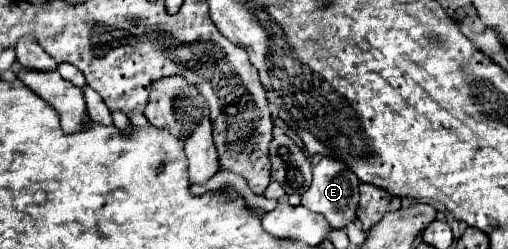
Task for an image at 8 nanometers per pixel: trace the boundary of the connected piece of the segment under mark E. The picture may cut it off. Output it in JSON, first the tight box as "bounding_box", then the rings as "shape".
{"bounding_box":[301,157,359,229],"shape":[[[321,157],[321,161],[313,167],[311,187],[301,195],[301,205],[315,213],[323,213],[333,229],[343,229],[355,219],[355,207],[359,201],[357,185],[359,185],[357,175],[353,175],[353,171],[349,171],[349,167],[345,163],[341,163],[337,159]]]}

